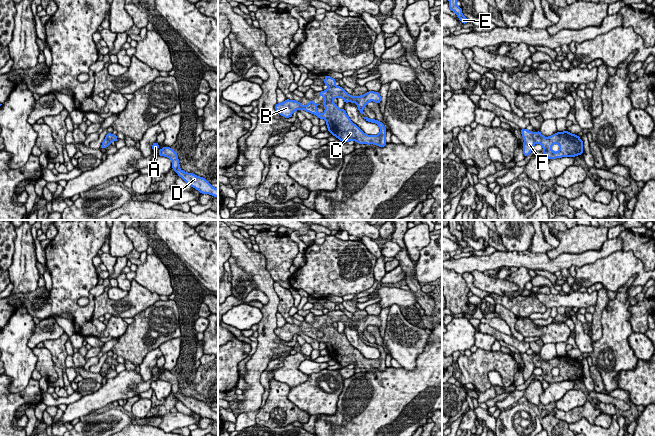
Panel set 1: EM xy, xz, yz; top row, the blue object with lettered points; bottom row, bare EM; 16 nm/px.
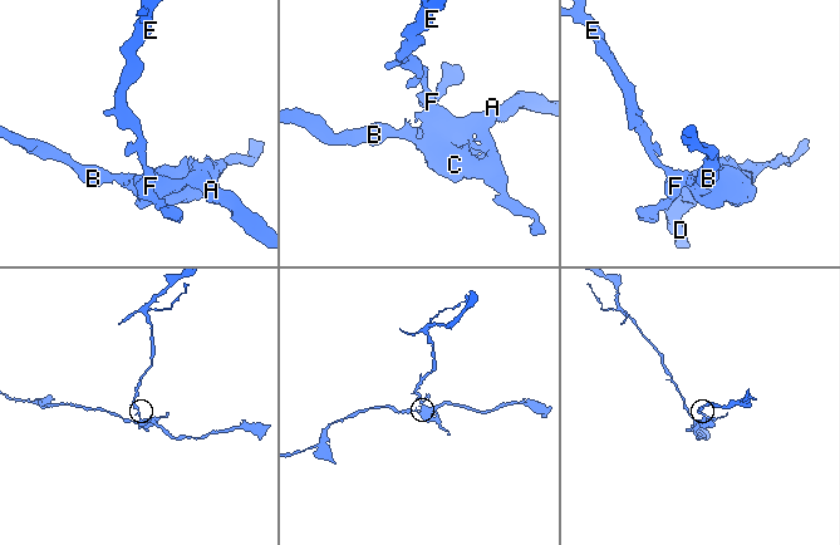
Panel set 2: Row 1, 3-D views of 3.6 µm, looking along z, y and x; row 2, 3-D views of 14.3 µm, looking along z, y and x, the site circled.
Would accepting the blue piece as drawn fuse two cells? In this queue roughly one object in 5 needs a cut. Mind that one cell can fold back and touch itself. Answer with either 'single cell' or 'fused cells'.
fused cells

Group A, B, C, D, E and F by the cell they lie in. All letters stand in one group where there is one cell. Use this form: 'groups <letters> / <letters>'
groups A B C D / E F

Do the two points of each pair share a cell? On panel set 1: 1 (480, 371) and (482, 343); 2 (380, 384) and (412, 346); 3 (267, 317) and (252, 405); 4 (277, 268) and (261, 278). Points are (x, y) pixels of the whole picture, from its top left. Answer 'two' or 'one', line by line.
1: two
2: two
3: one
4: two

